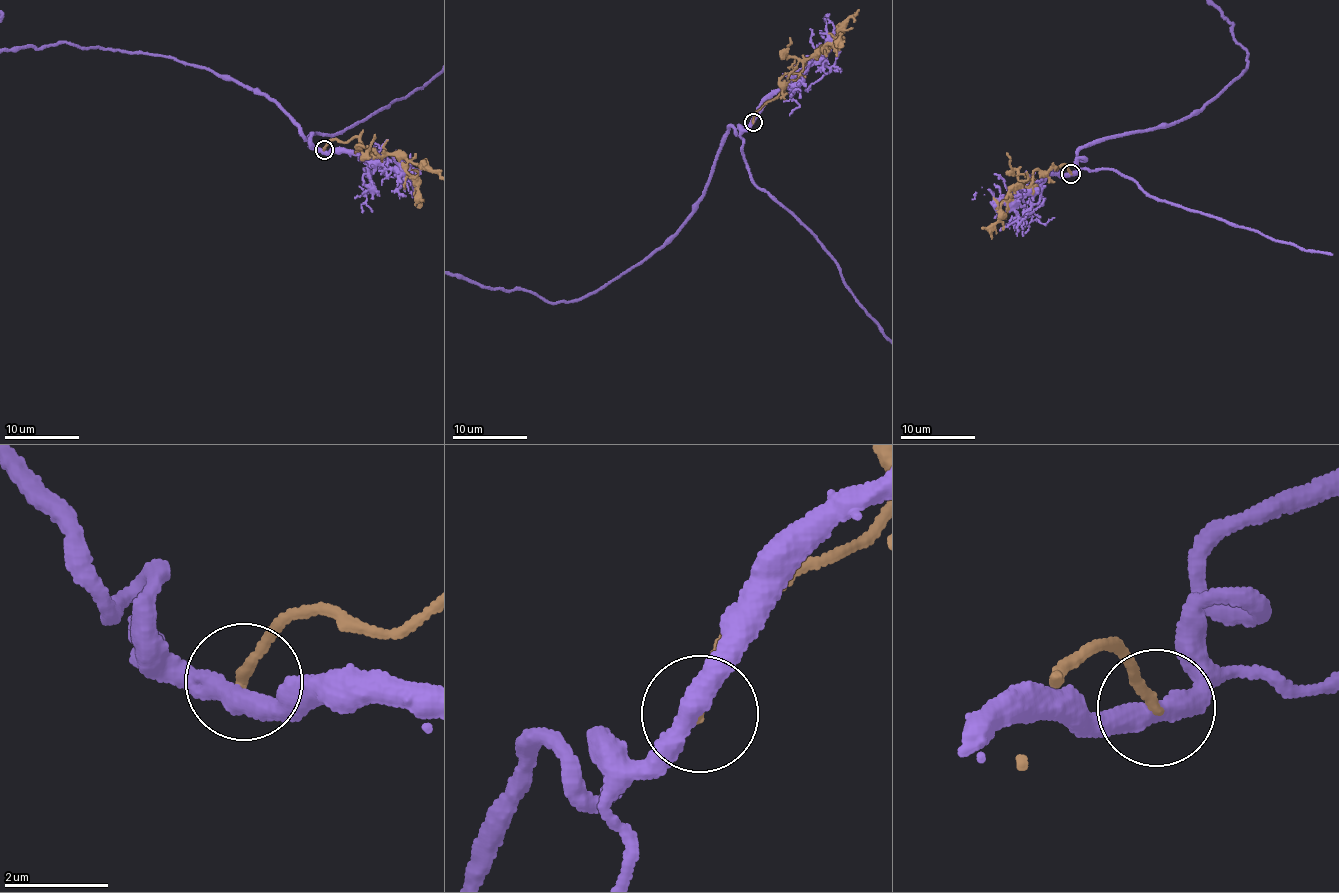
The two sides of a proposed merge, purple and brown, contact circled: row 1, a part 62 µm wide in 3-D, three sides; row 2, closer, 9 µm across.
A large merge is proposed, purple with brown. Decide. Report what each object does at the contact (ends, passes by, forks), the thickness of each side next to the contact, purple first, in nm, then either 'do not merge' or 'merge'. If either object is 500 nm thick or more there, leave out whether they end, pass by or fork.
purple passes by | brown ends | 400/190 nm | do not merge

